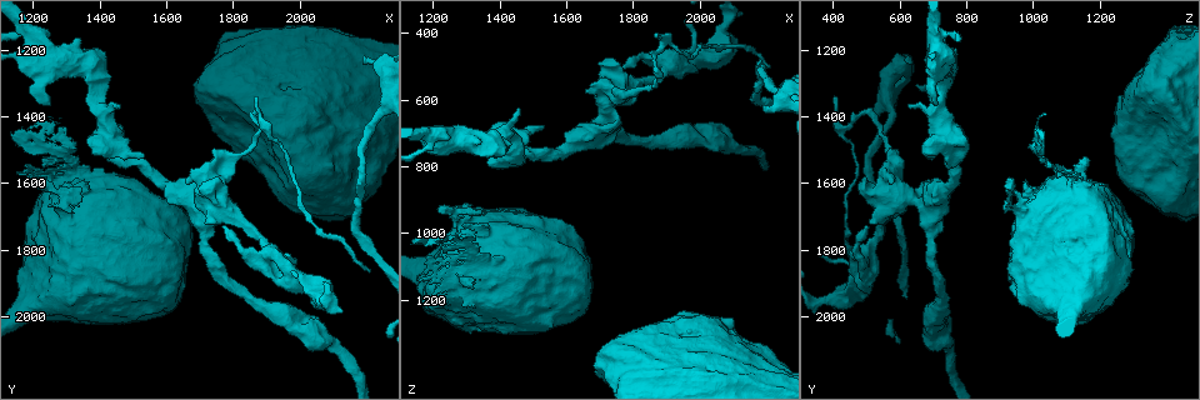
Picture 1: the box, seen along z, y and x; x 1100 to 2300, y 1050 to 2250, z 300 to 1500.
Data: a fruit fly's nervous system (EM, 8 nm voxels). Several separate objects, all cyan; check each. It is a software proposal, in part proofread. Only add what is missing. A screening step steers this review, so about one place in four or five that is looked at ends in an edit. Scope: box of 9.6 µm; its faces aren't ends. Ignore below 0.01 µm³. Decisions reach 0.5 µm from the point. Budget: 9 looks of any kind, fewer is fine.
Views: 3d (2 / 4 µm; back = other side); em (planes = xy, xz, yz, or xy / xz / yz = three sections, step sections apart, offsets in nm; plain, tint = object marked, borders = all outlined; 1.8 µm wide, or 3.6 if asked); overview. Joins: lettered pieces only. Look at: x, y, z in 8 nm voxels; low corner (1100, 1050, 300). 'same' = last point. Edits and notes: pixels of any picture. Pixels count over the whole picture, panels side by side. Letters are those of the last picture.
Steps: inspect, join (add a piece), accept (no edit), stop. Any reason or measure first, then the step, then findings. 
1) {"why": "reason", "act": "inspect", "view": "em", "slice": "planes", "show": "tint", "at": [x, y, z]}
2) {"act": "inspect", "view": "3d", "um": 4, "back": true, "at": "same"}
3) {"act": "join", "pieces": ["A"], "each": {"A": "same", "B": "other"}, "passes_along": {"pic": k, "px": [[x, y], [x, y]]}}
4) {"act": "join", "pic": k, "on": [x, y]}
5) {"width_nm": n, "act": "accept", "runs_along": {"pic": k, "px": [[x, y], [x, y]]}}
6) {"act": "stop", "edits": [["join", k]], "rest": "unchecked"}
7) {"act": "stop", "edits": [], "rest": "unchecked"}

{"why": "closes a loop", "act": "inspect", "view": "em", "slice": "xz", "step": 8, "show": "tint", "at": [1270, 1630, 940]}

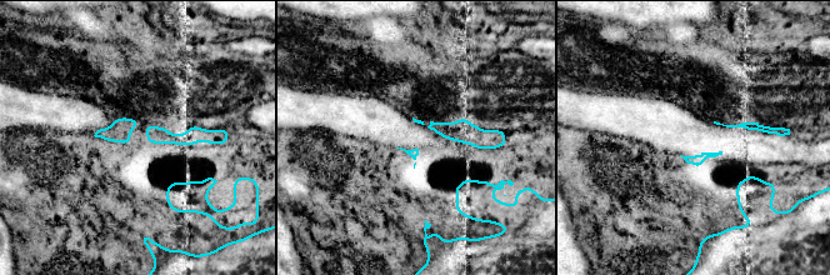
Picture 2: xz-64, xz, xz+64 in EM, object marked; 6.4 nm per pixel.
{"act": "inspect", "view": "em", "slice": "planes", "show": "borders", "at": "same"}

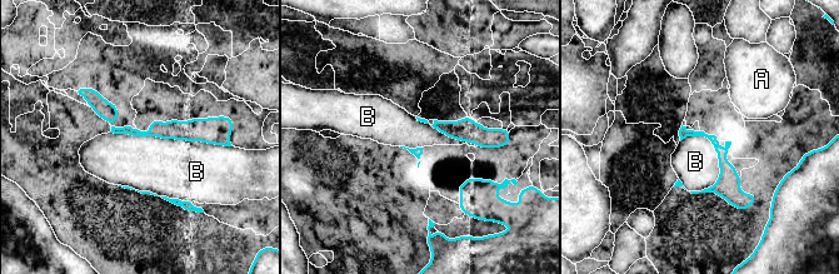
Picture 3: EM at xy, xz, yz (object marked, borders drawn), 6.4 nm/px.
{"width_nm": 70, "act": "accept", "each": {"A": "other", "B": "other"}, "border": {"pic": 3, "px": [[110, 131], [226, 147]]}, "found": "none of them fits"}

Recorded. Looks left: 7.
{"act": "inspect", "view": "3d", "um": 2, "at": [1770, 1510, 580]}

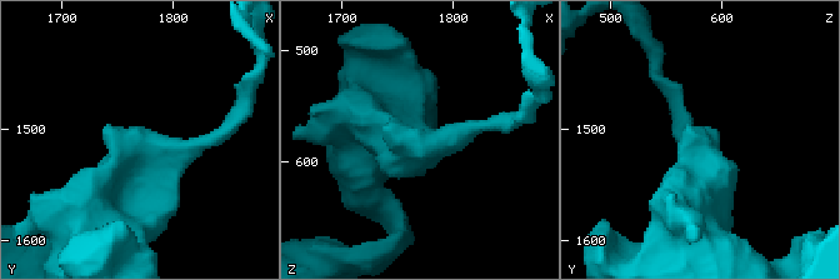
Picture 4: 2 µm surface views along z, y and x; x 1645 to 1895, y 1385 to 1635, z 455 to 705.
{"act": "inspect", "view": "em", "slice": "xy", "step": 8, "show": "borders", "at": [1770, 1514, 586]}

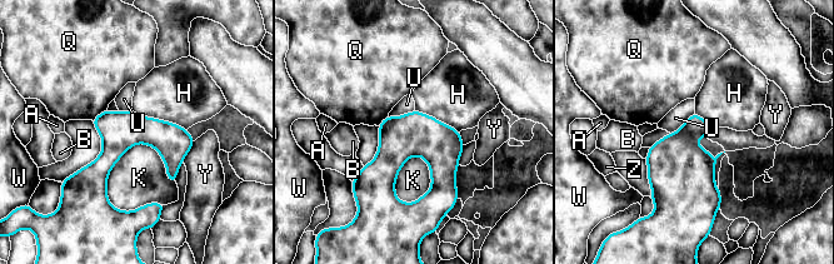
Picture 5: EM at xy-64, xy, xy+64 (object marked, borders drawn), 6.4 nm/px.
{"longest_contact_nm": ["K", 480], "act": "accept", "each": {"A": "other", "B": "other", "H": "other", "K": "other", "Q": "other", "U": "other", "W": "other", "Y": "other", "Z": "other"}, "runs_along": {"pic": 5, "px": [[190, 142], [129, 137], [89, 189]]}, "found": "none of them fits"}

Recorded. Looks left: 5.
{"why": "free end", "act": "inspect", "view": "em", "slice": "planes", "show": "borders", "at": [2190, 1220, 620]}

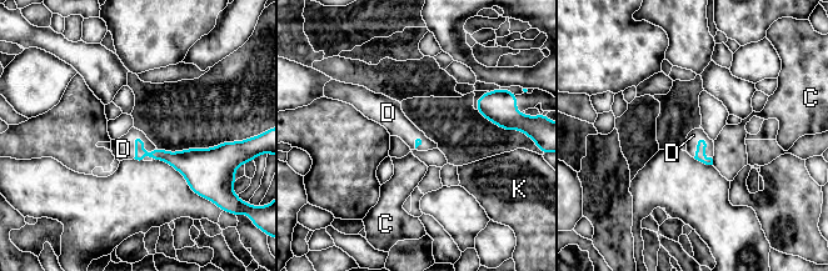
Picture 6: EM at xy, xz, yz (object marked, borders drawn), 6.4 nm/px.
{"act": "join", "pieces": ["D"], "each": {"C": "other", "D": "same", "K": "other"}, "passes_along": {"pic": 6, "px": [[702, 141], [706, 147], [693, 135]]}, "found": "it goes on there"}

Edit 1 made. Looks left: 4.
{"act": "inspect", "view": "overview"}

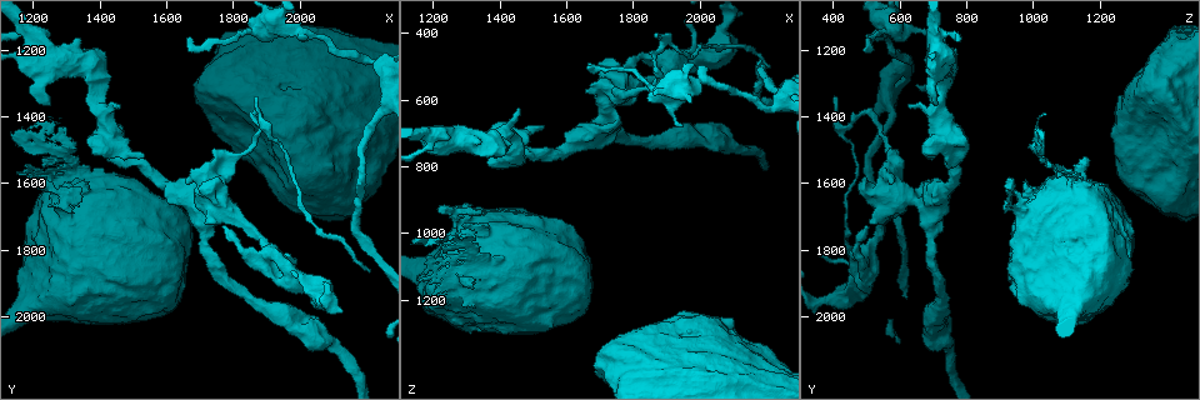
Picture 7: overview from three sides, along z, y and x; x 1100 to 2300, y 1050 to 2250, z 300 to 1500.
{"act": "inspect", "view": "3d", "um": 4, "back": true, "at": [1910, 1130, 590]}

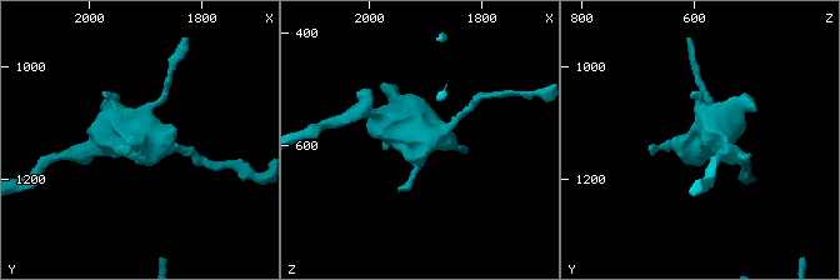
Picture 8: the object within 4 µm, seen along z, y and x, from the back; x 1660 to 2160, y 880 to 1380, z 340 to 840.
{"act": "inspect", "view": "em", "um": 3.6, "slice": "yz", "step": 8, "show": "tint", "at": [1905, 1135, 590]}

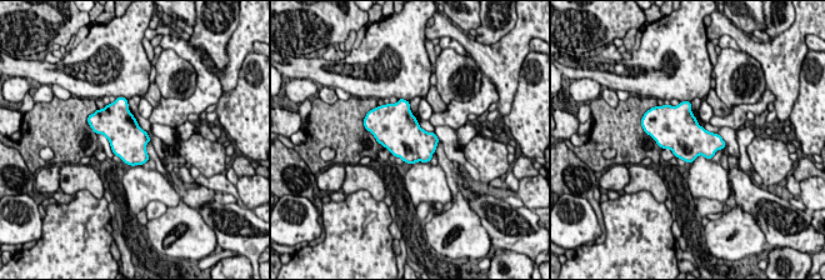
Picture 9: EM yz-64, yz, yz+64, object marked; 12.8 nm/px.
{"act": "inspect", "view": "em", "um": 3.6, "slice": "planes", "show": "borders", "at": "same"}

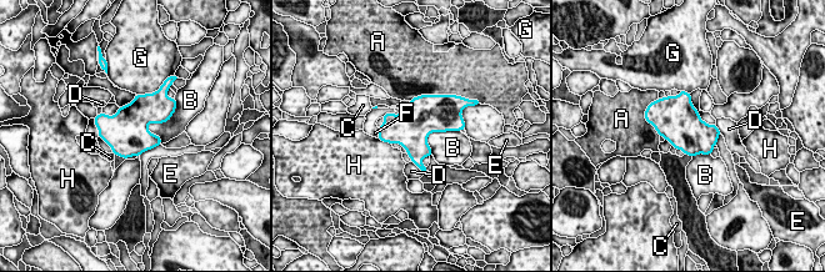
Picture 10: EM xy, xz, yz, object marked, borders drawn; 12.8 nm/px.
{"longest_contact_nm": ["B", 420], "act": "accept", "each": {"A": "other", "B": "other", "C": "other", "D": "other", "E": "other", "F": "other", "G": "other", "H": "other"}, "border": {"pic": 10, "px": [[171, 115], [148, 125], [160, 144]]}, "found": "no lettered piece goes on from it"}

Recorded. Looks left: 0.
{"act": "stop", "edits": [["join", 6]], "rest": "unchecked"}

